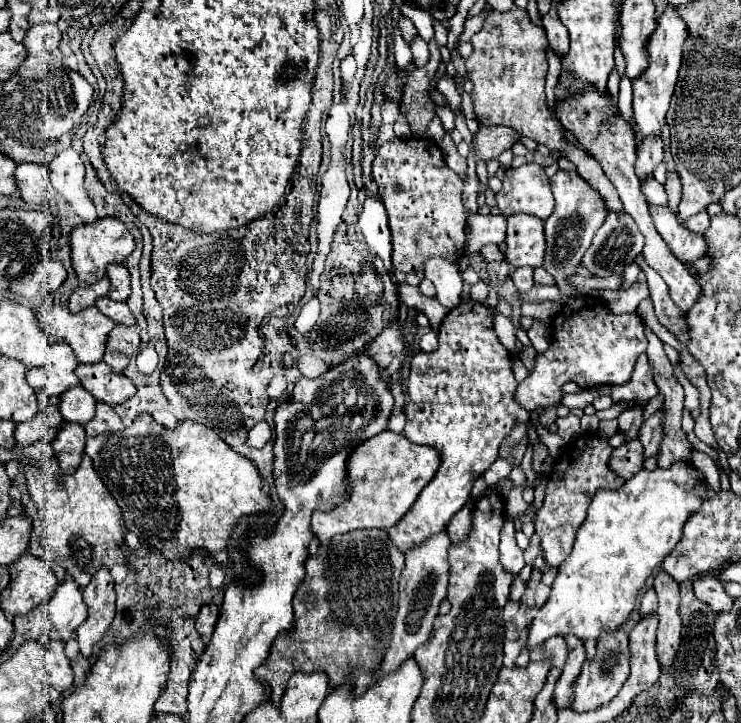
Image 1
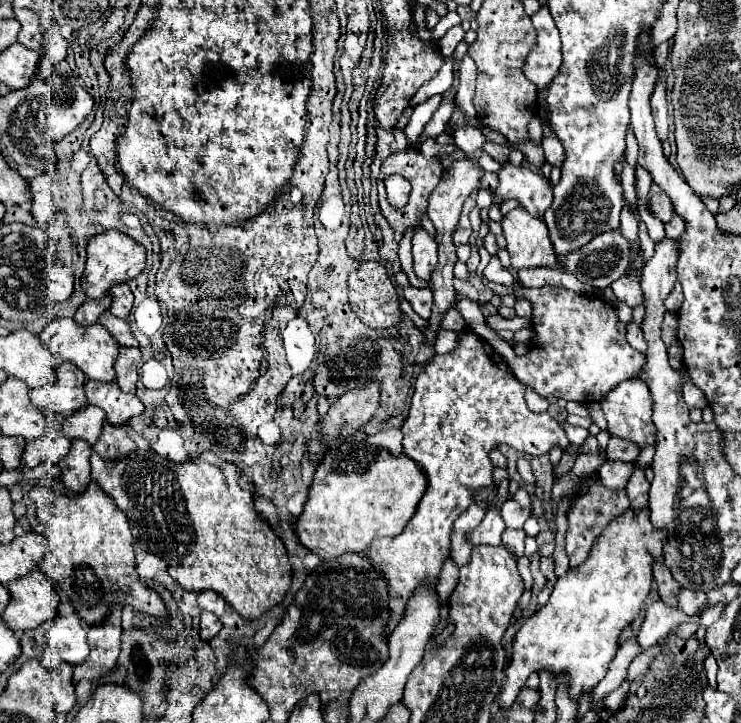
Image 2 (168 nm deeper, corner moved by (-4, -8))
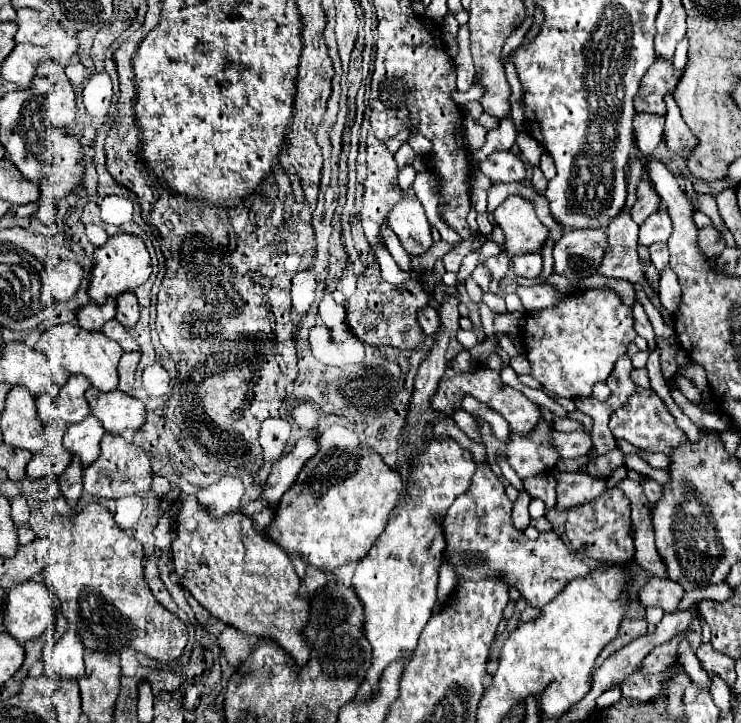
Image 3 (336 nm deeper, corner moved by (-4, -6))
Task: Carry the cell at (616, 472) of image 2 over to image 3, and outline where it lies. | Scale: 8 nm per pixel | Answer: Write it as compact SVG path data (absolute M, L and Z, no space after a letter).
M553 468L557 480L557 510L569 510L577 504L597 498L607 484L609 476L591 476L587 472L565 472Z

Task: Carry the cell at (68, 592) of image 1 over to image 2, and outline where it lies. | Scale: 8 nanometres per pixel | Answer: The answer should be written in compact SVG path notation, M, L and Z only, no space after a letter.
M57 614L47 624L47 644L57 648L61 660L71 666L81 664L89 654L87 630L83 628L81 618L77 614L69 616Z

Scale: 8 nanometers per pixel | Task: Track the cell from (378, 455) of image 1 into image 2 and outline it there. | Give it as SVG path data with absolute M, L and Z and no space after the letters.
M353 442L343 444L341 448L329 450L323 460L317 464L317 472L309 486L307 502L303 504L303 512L295 518L293 530L299 542L321 560L331 560L341 554L351 552L365 552L375 538L383 536L397 536L403 532L407 522L411 520L413 512L417 510L417 502L425 494L425 474L423 470L405 454L399 458L391 456L381 446L369 446L367 442Z

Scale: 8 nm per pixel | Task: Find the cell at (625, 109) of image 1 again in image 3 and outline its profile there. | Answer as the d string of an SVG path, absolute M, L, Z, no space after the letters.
M655 242L649 246L649 252L651 252L651 262L655 264L657 270L663 270L667 264L669 264L669 252L667 252L667 244L661 244L661 242Z

